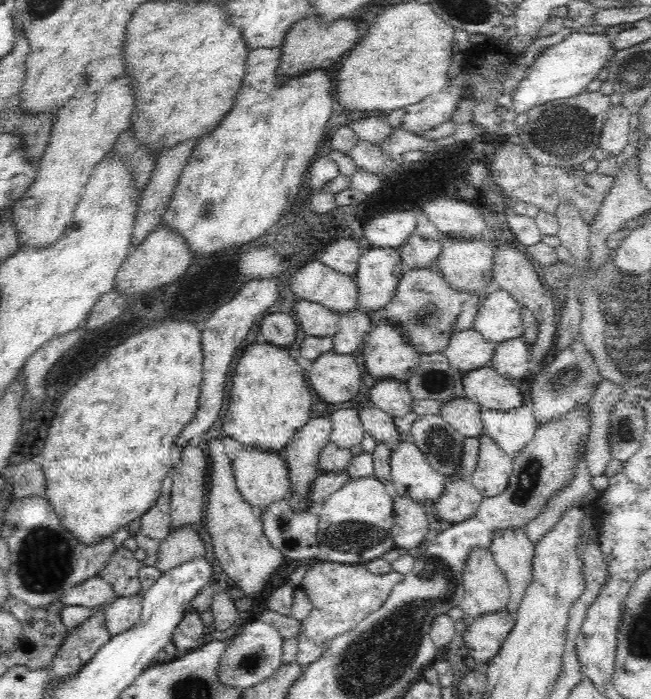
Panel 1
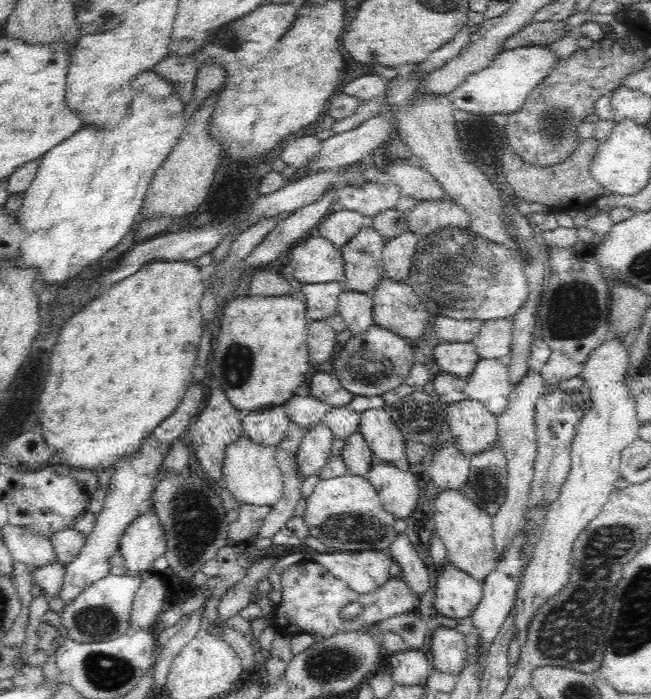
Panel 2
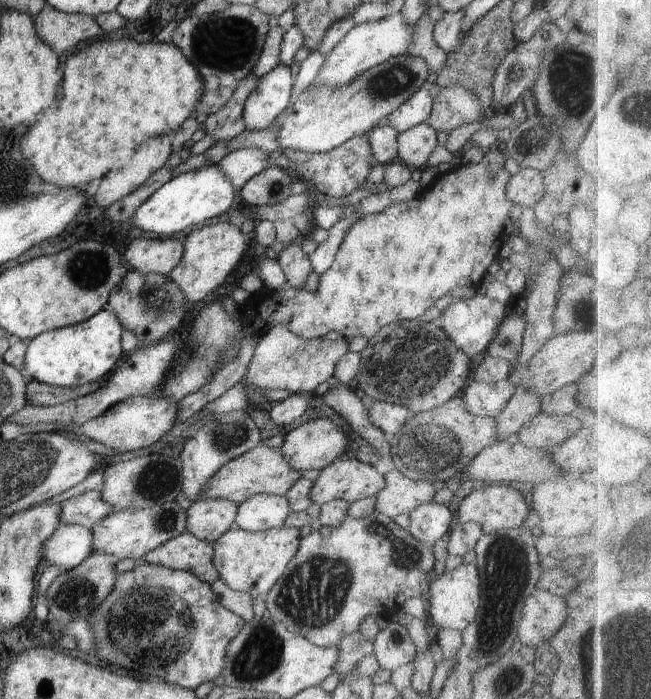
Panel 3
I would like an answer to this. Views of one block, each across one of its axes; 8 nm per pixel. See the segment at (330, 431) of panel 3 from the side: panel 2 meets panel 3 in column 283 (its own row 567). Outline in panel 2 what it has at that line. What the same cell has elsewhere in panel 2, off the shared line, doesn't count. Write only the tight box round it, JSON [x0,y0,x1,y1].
[434,561,482,620]

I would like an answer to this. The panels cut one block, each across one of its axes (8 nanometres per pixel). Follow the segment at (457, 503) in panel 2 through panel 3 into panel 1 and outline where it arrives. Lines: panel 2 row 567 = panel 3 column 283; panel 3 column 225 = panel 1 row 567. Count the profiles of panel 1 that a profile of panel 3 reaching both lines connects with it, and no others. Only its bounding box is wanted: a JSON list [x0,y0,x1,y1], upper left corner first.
[459,548,510,621]

